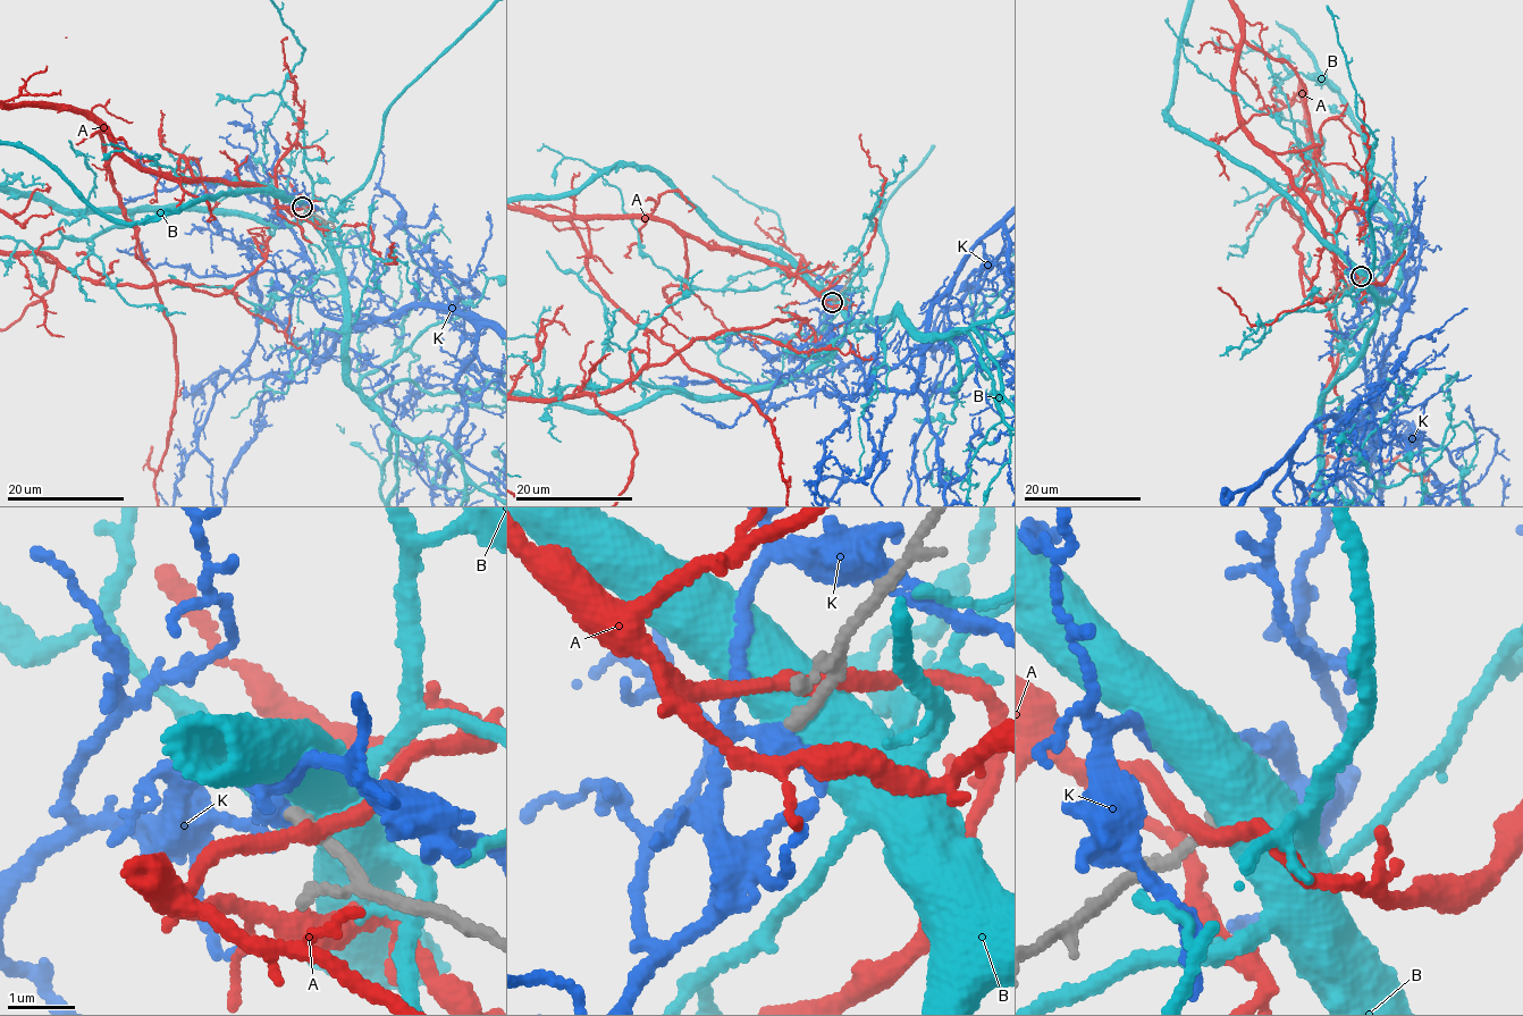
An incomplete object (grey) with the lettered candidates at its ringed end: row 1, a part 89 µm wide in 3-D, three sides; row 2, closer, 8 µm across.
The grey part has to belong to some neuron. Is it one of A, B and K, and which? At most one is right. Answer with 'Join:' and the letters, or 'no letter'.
Join: K

